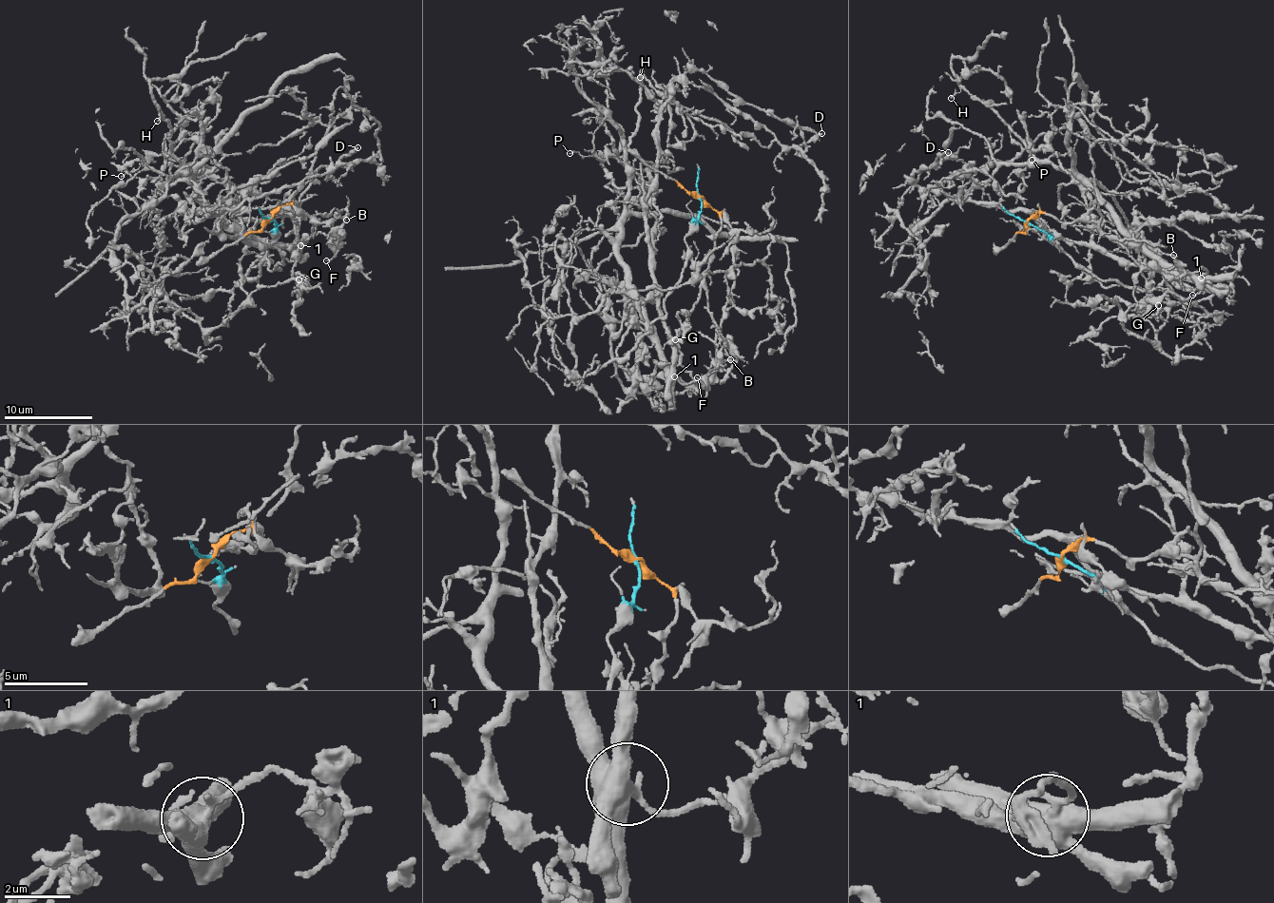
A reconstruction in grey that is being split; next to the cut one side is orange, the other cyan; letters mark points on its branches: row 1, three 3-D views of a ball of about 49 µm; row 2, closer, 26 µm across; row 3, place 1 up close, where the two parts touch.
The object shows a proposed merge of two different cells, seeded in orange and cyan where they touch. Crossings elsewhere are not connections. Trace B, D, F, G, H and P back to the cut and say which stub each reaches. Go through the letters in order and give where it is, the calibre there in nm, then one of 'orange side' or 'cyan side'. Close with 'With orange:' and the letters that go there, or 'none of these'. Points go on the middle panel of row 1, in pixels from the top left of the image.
B: (730, 359) | 180 nm | orange side
D: (821, 133) | 240 nm | orange side
F: (697, 377) | 150 nm | orange side
G: (675, 339) | 220 nm | orange side
H: (640, 77) | 150 nm | cyan side
P: (569, 153) | 120 nm | cyan side
With orange: B, D, F, G

